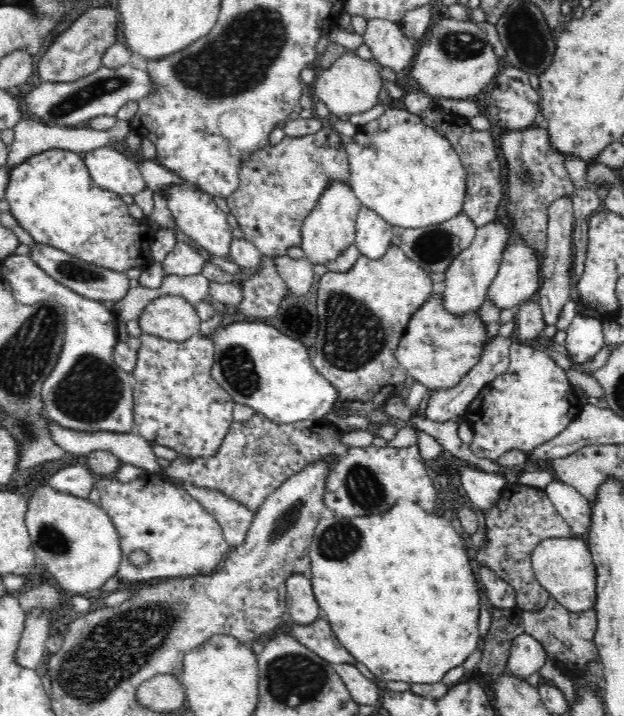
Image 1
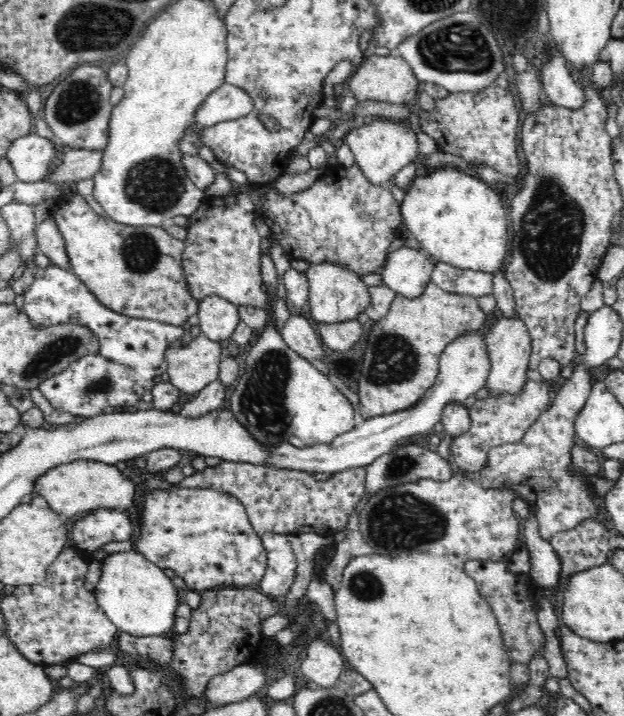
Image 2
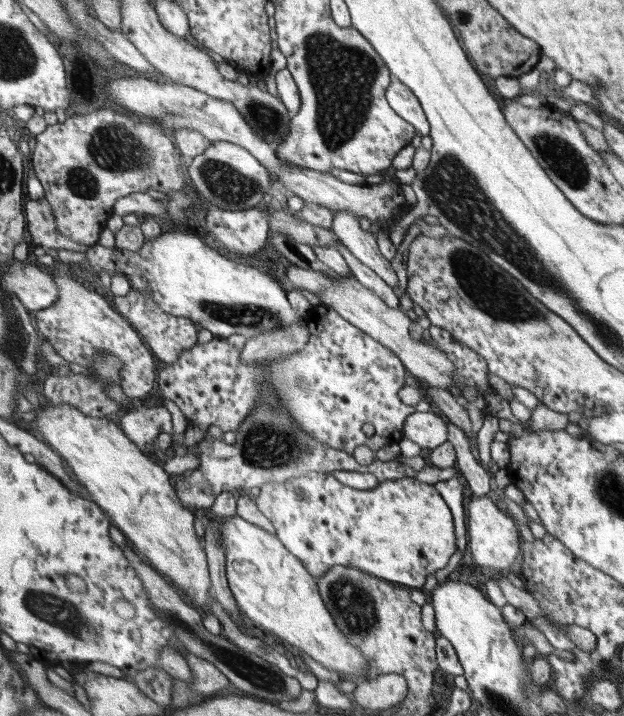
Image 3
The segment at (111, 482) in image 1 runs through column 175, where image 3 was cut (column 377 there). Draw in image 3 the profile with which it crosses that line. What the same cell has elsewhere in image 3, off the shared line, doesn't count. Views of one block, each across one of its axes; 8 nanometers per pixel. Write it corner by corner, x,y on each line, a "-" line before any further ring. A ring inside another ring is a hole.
308,471
305,475
288,479
284,483
264,483
259,488
260,493
252,497
260,512
268,518
268,521
273,525
275,536
281,540
282,544
294,556
301,560
302,564
316,578
324,576
331,567
342,565
350,568
357,568
362,572
369,573
372,576
390,581
391,583
405,584
415,589
426,589
432,582
436,570
442,570
448,564
448,558
454,554
456,550
456,530
453,520
453,514
450,514
449,504
446,500
442,500
441,493
437,491
434,485
426,484
415,477
406,477
398,480
386,480
378,482
374,490
363,491
357,488
350,488
349,485
344,485
341,481
336,480
331,474
321,473
320,471

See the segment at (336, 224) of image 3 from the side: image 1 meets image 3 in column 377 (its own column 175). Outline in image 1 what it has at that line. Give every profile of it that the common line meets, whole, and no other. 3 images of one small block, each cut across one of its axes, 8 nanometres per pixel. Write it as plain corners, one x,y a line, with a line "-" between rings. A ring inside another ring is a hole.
182,237
177,239
174,249
168,252
161,263
166,275
195,275
201,273
205,265
204,258
193,244

